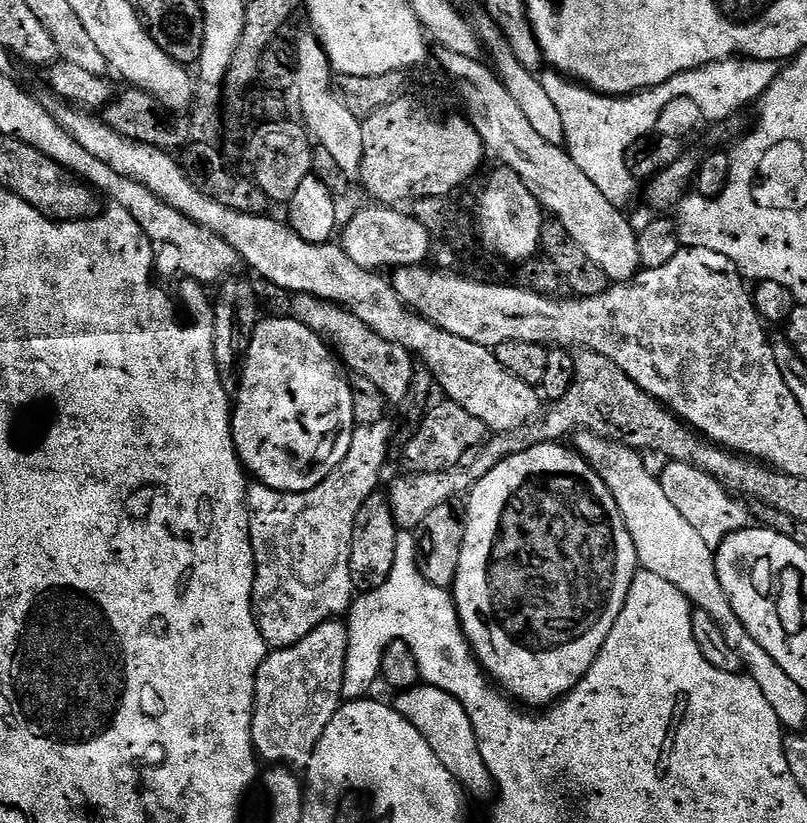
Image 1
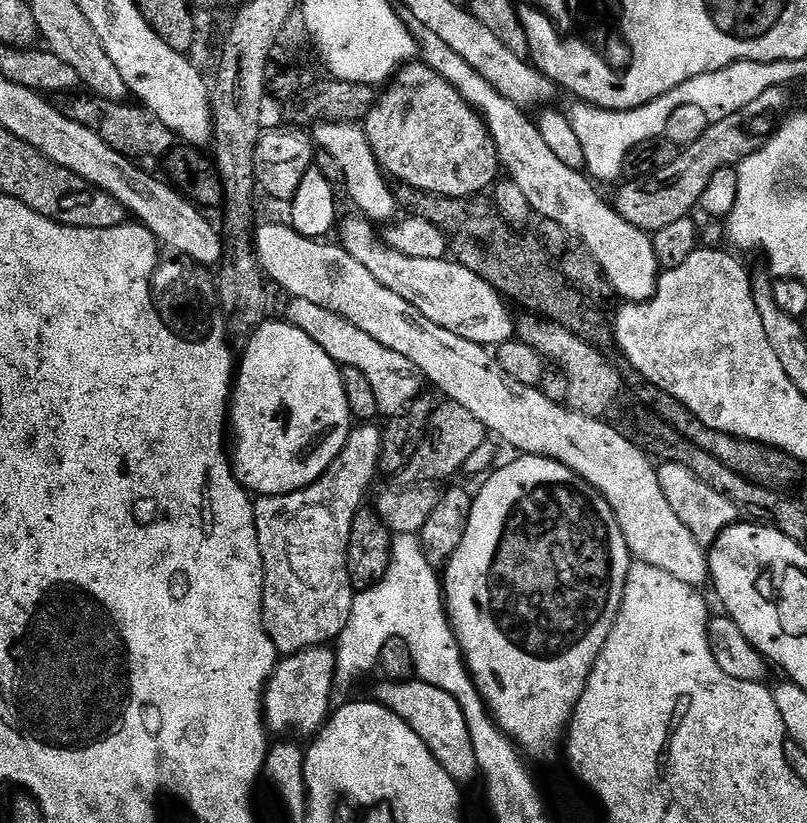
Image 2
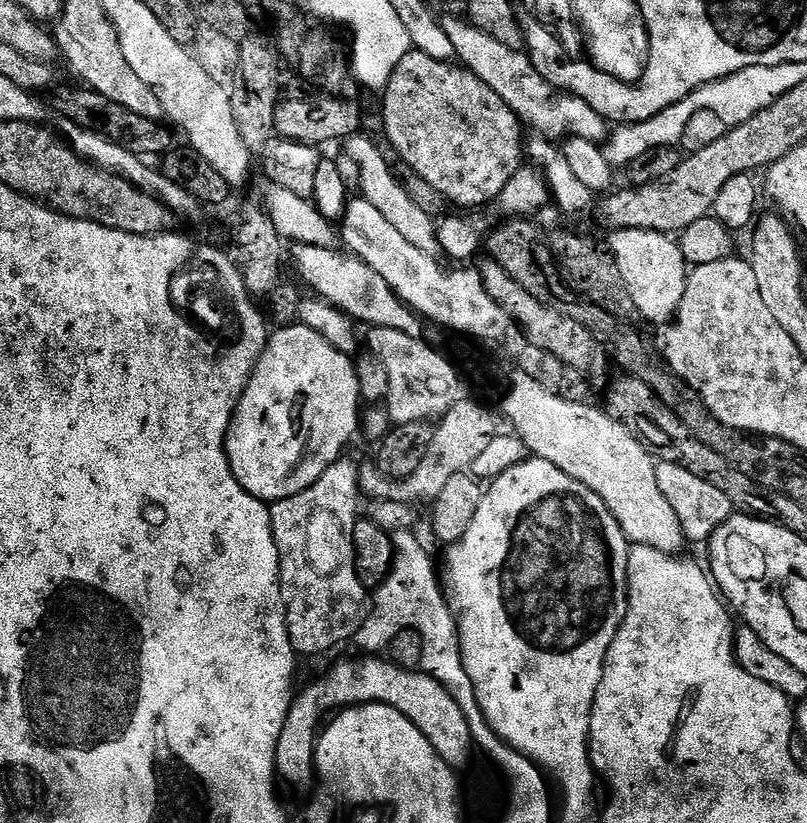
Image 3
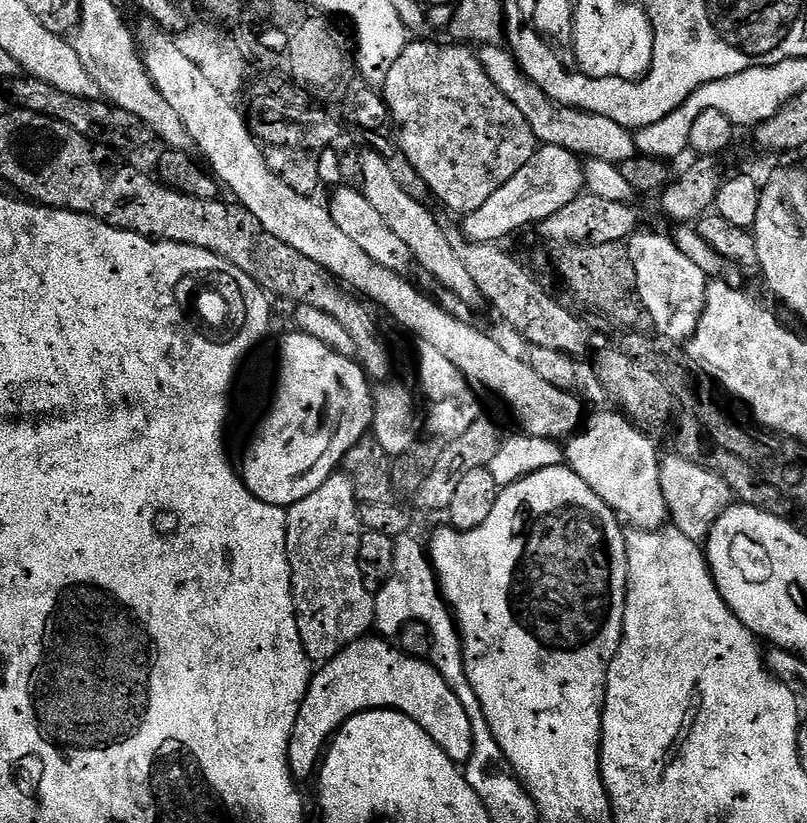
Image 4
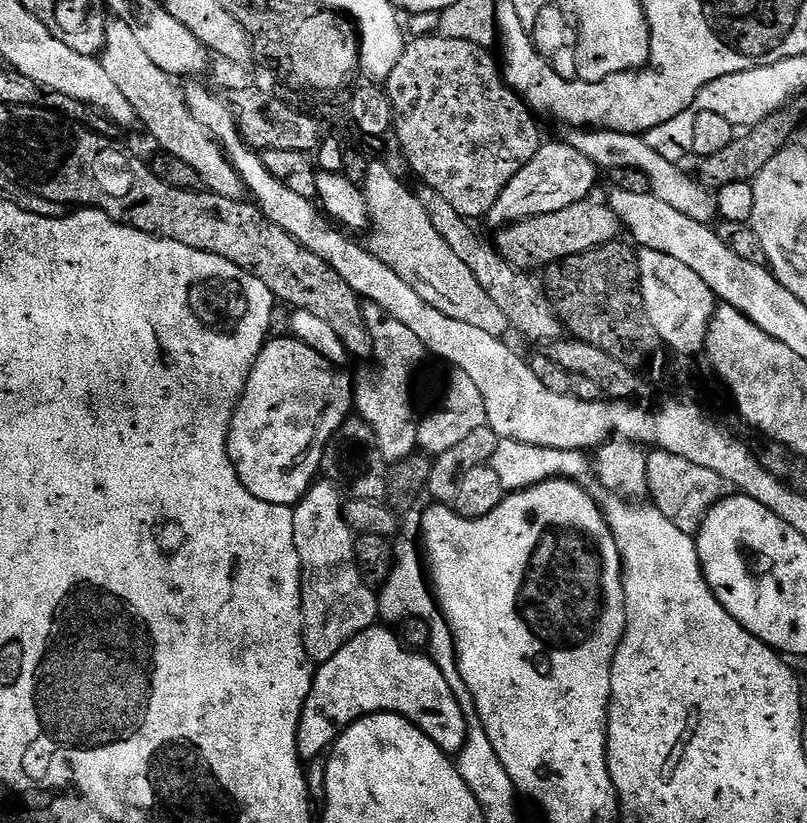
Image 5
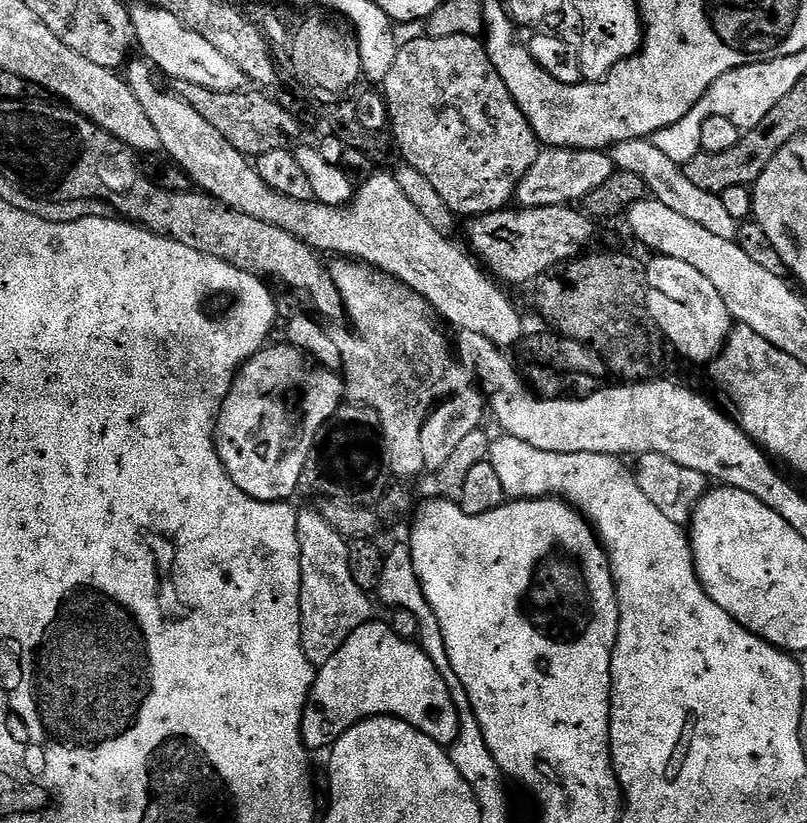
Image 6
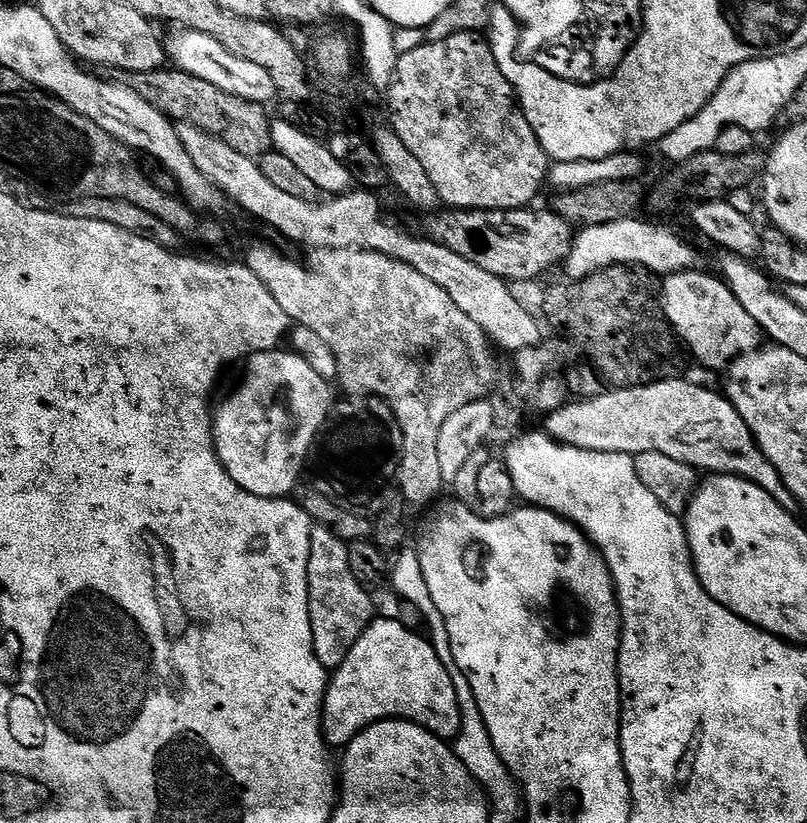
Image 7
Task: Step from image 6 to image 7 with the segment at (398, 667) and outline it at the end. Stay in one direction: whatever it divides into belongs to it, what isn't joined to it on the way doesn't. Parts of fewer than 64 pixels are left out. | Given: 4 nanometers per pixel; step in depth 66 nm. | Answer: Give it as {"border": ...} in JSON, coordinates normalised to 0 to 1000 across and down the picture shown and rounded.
{"border":[[[462,752],[441,776],[429,800],[410,818],[406,835],[401,838],[395,877],[403,905],[429,906],[447,887],[471,875],[507,875],[551,902],[564,900],[570,889],[570,859],[565,857],[560,817],[550,813],[550,806],[535,779],[519,767],[498,761],[492,753]]]}

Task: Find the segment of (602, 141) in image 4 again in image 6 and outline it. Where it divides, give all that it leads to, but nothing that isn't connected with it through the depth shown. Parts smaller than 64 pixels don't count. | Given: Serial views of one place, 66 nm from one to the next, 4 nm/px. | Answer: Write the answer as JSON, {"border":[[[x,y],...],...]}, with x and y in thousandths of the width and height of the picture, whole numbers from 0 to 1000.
{"border":[[[807,169],[771,173],[757,181],[756,188],[767,208],[791,211],[799,230],[812,243],[820,245],[820,250],[845,260],[845,265],[855,265],[855,270],[865,270],[865,275],[875,275],[875,279],[880,279],[880,284],[890,289],[912,292],[916,288],[918,269],[911,267],[900,255],[895,238],[860,226],[851,208],[844,200],[830,197],[830,192],[825,192],[825,187],[820,187],[820,182],[815,182],[815,177]]]}

